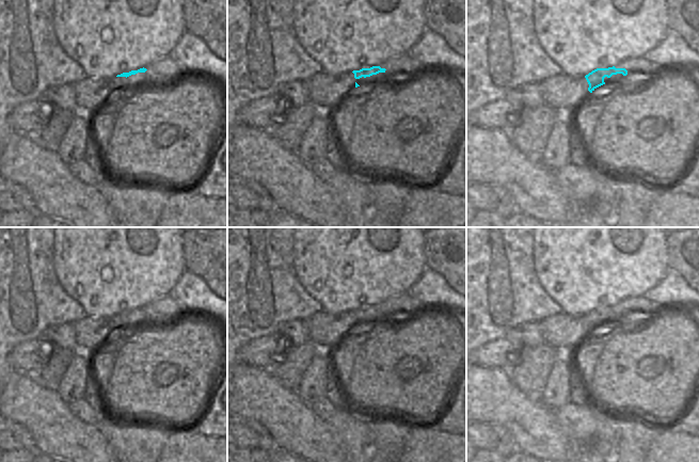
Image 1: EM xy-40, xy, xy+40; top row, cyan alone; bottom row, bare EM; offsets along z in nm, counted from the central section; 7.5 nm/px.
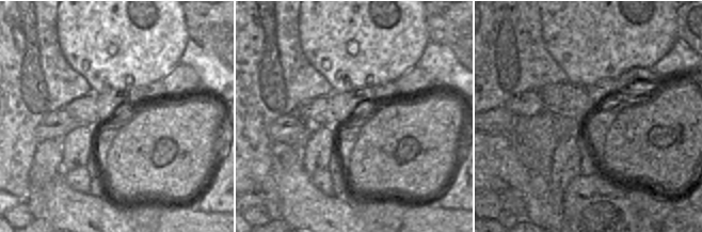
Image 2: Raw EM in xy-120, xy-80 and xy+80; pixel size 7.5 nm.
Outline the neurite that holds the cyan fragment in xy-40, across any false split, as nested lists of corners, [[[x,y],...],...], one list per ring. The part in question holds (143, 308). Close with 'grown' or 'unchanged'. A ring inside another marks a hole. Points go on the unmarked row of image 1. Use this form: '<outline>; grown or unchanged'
[[[140,307],[138,309],[131,309],[129,312],[123,312],[121,314],[117,314],[116,316],[126,316],[130,319],[130,326],[136,326],[138,324],[142,324],[146,321],[148,321],[147,315],[145,313],[147,308],[146,307]]]; grown

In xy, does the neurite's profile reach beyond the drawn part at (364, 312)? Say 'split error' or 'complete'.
split error

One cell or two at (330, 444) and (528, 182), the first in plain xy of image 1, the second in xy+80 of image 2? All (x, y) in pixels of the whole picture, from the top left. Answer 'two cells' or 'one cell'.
one cell

